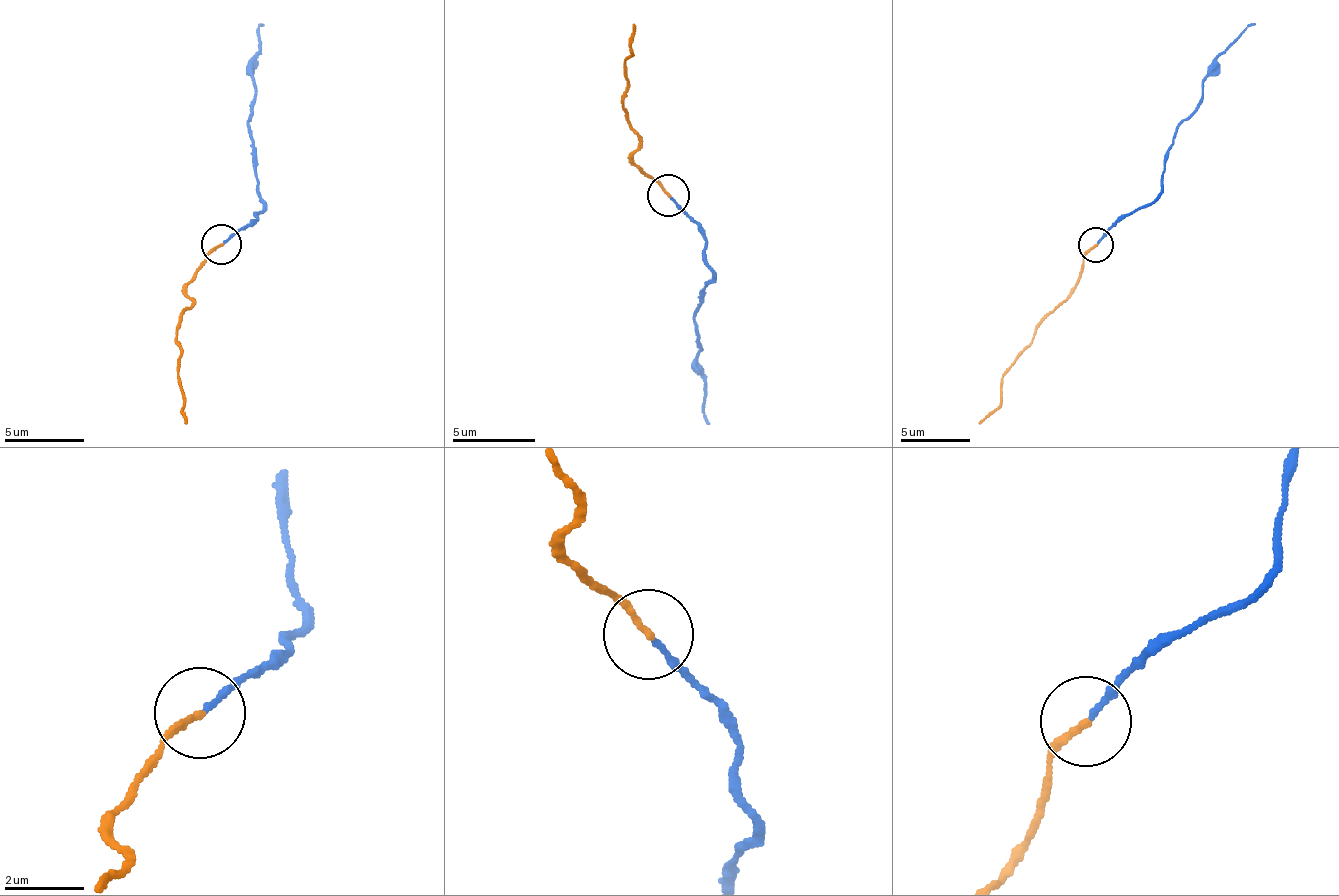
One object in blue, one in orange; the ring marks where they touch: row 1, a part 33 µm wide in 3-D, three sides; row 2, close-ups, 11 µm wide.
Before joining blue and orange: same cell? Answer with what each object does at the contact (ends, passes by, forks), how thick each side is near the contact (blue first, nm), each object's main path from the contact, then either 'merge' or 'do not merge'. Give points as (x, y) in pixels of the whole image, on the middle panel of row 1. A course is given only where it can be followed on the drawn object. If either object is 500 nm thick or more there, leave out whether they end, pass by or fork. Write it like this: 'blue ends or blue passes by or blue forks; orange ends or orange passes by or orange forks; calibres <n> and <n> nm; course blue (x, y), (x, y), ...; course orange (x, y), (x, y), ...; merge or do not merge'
blue ends; orange ends; calibres 150 and 160 nm; course blue (671, 196), (699, 230), (703, 260), (711, 279), (695, 312), (702, 347), (696, 361), (711, 423); course orange (667, 196), (632, 159), (637, 135), (622, 105), (624, 60), (633, 55), (634, 23); merge

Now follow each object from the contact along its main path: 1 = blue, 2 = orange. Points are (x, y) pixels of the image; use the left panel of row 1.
1: (224, 243), (251, 220), (261, 203), (257, 161), (249, 128), (255, 97), (251, 67), (265, 24)
2: (220, 243), (186, 286), (190, 306), (175, 334), (177, 375), (185, 403), (186, 422)

